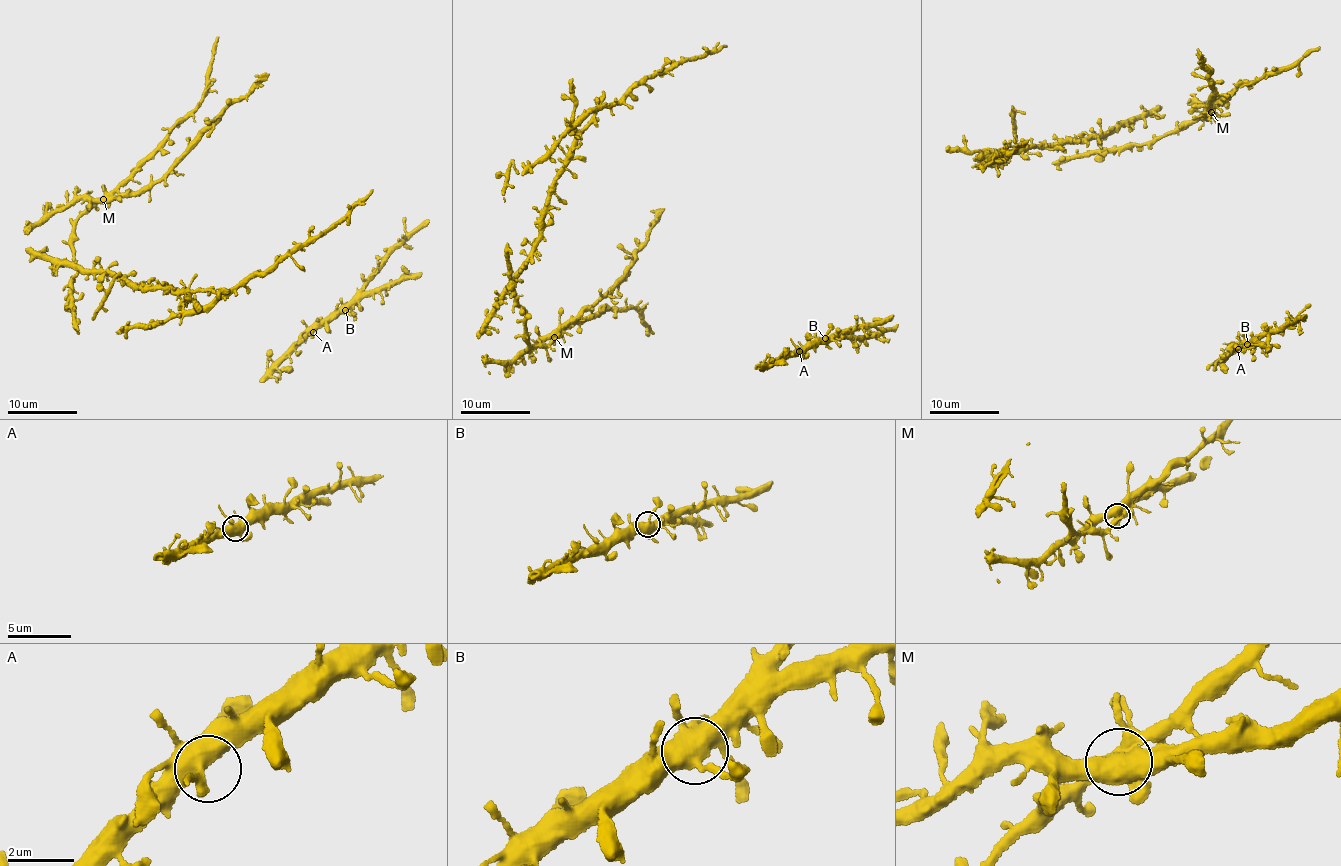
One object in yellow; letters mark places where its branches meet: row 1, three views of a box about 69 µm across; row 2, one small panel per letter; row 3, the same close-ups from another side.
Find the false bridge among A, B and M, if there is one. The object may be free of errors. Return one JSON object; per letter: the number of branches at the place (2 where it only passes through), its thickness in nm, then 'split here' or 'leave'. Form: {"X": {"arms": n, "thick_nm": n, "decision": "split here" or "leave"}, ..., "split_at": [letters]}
{"A": {"arms": 6, "thick_nm": 440, "decision": "leave"}, "B": {"arms": 6, "thick_nm": 480, "decision": "leave"}, "M": {"arms": 6, "thick_nm": 550, "decision": "split here"}, "split_at": ["M"]}

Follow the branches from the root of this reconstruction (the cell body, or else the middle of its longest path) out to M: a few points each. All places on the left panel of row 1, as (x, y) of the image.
M: (75, 226), (80, 216), (103, 199)

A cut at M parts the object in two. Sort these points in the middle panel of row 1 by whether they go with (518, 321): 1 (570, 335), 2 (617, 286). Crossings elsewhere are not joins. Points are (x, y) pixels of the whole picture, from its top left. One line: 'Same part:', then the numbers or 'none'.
Same part: none

